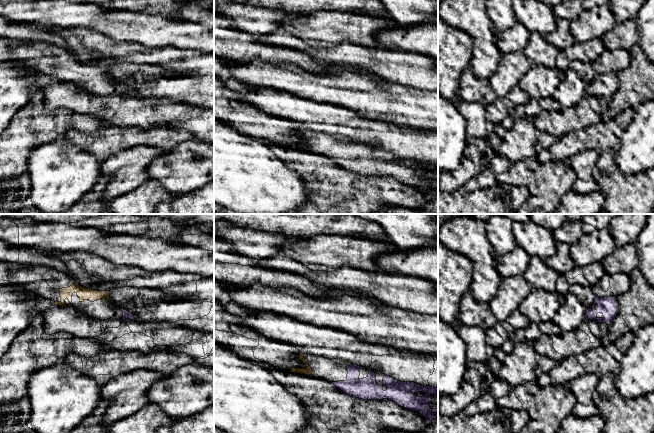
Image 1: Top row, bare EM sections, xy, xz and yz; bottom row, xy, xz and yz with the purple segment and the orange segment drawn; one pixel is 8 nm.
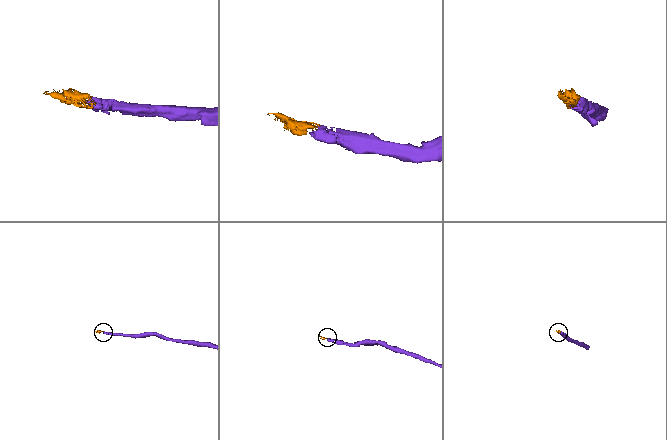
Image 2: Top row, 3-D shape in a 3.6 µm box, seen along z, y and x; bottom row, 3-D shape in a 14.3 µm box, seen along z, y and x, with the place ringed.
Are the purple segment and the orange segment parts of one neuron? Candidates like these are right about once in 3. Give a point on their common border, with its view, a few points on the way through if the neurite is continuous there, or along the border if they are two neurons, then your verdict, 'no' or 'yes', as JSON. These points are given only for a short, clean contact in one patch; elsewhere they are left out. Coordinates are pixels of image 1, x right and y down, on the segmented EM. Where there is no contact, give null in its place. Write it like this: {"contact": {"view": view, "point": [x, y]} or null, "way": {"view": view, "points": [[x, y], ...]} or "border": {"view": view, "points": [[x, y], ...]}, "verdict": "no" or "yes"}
{"contact": {"view": "xy", "point": [123, 309]}, "verdict": "yes"}

